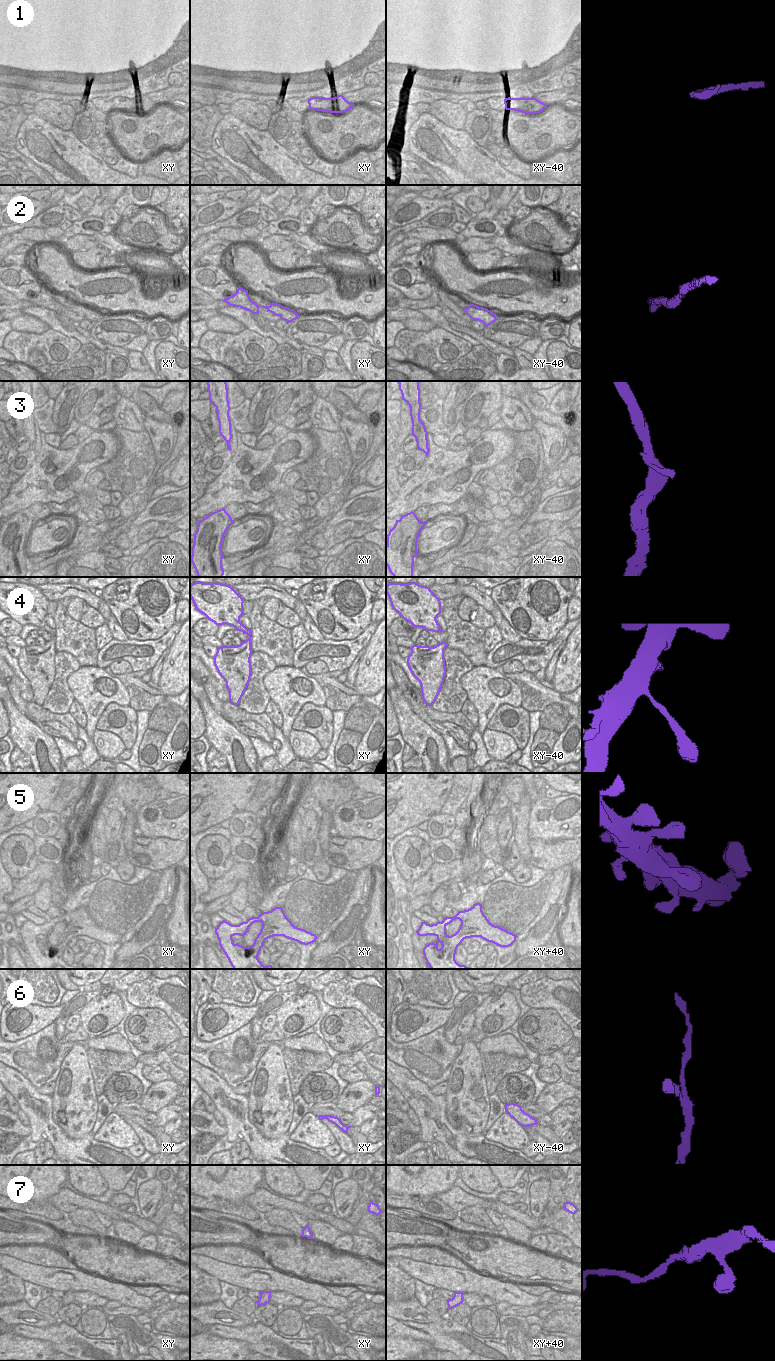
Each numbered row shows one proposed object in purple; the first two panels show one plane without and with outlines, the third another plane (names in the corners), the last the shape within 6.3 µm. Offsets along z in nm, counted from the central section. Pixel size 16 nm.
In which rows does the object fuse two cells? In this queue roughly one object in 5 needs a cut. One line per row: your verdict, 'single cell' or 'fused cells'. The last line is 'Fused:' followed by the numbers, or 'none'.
1: fused cells
2: single cell
3: single cell
4: single cell
5: single cell
6: single cell
7: single cell
Fused: 1

